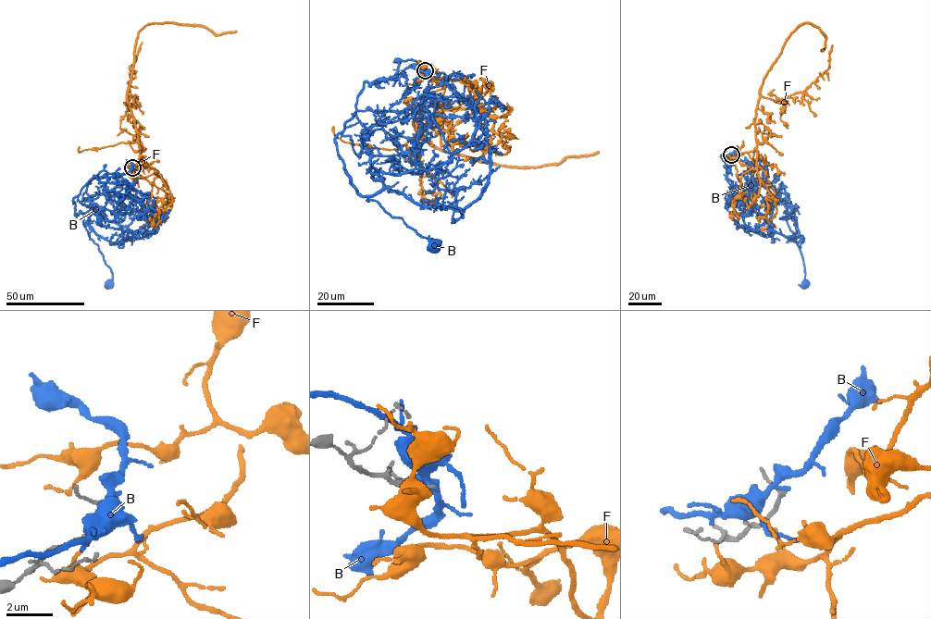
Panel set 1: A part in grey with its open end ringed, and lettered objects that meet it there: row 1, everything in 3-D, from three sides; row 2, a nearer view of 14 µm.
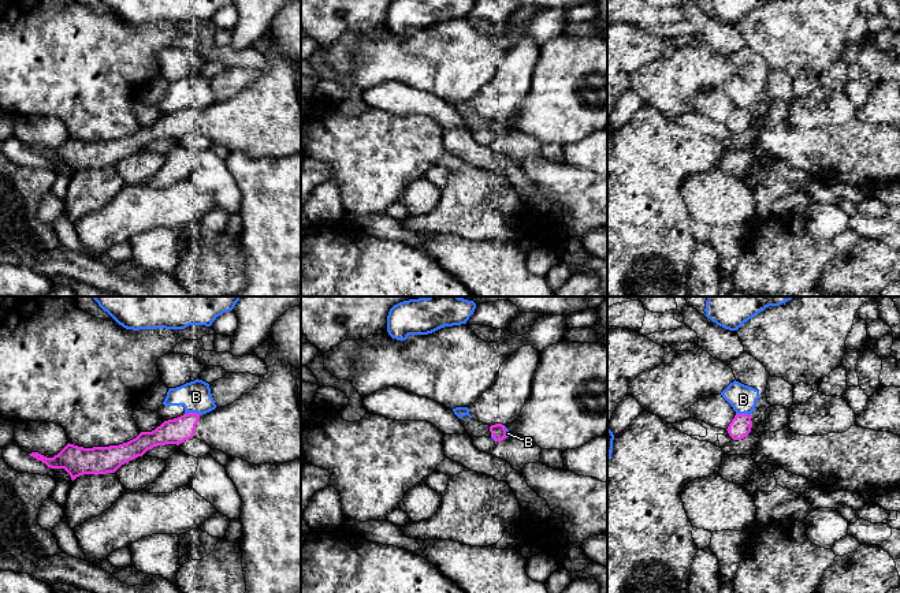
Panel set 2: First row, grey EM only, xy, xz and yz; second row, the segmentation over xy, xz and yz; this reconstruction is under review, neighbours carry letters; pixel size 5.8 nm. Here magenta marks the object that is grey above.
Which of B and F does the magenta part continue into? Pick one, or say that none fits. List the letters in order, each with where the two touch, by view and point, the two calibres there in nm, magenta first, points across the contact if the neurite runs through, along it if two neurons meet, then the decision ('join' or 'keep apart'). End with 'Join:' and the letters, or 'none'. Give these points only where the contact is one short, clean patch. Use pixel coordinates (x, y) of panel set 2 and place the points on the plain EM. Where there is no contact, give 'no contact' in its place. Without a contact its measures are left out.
B: xy (193, 107) | 150/180 nm | keep apart
F: no contact | keep apart
Join: none

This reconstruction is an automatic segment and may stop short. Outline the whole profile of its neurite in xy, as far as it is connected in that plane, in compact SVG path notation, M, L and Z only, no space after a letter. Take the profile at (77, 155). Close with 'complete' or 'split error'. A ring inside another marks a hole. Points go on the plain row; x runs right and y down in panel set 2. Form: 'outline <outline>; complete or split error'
outline M301 0L290 1L272 19L269 44L264 56L268 67L260 77L230 100L215 102L207 108L189 107L164 115L152 126L141 126L135 133L109 141L83 142L67 138L53 152L38 146L29 148L51 163L64 163L71 174L83 168L115 167L122 158L142 150L157 139L176 138L191 131L205 135L212 143L219 143L228 152L239 152L250 158L286 157L301 152L301 101L297 74L301 71Z; split error

